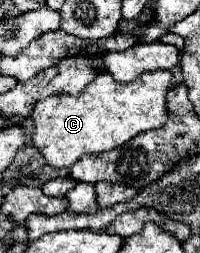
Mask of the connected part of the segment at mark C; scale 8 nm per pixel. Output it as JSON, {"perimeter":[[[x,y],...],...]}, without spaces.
{"perimeter":[[[152,71],[130,83],[118,83],[112,75],[100,73],[78,95],[56,95],[38,101],[30,115],[34,125],[32,147],[40,151],[50,167],[64,169],[84,155],[112,151],[142,131],[162,127],[168,117],[166,93],[170,77],[170,71]]]}

